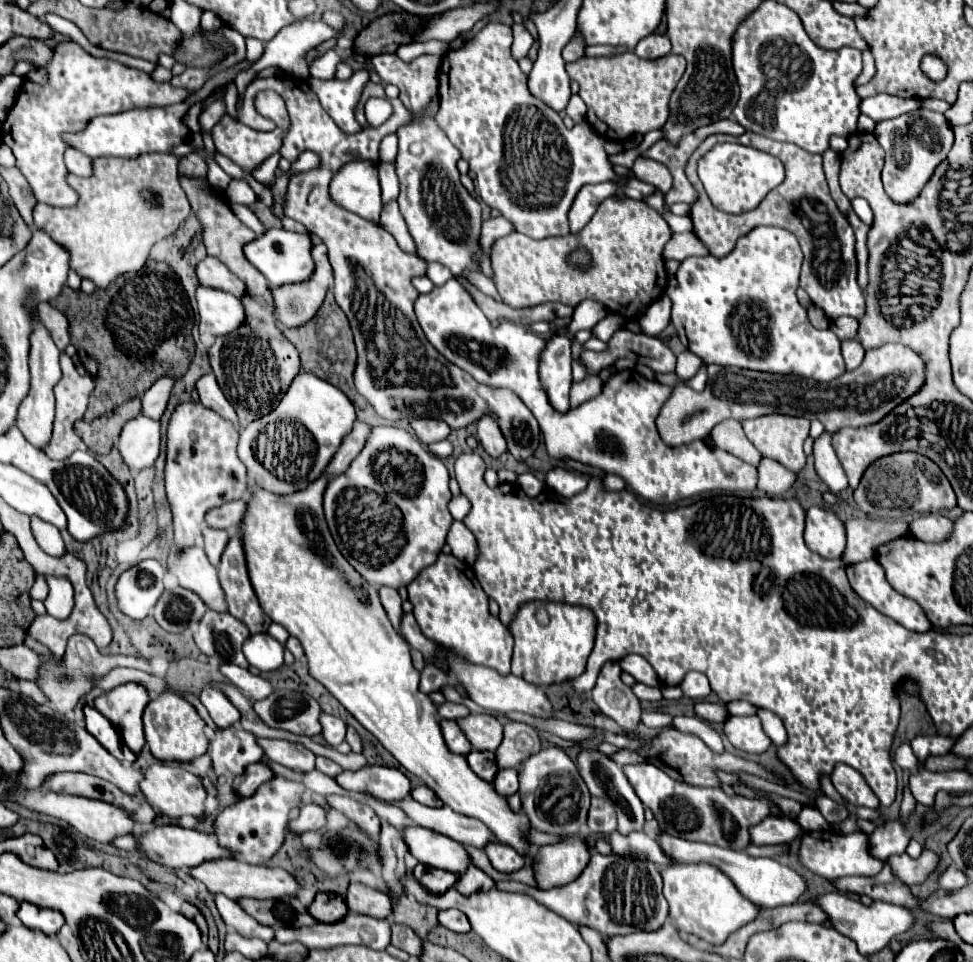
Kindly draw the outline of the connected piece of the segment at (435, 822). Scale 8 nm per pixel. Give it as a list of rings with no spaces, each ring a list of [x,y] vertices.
[[[412,797],[404,801],[392,801],[392,805],[400,807],[416,825],[438,831],[462,845],[474,843],[474,847],[484,847],[488,841],[494,841],[494,837],[490,835],[490,831],[486,831],[486,827],[482,827],[482,823],[450,811],[450,807],[446,805],[432,809],[416,803]]]

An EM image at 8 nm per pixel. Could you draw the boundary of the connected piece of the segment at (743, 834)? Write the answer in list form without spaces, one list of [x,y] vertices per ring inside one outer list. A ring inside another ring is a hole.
[[[654,763],[624,765],[622,769],[642,803],[652,809],[654,817],[660,823],[660,829],[688,841],[702,841],[742,851],[750,845],[750,827],[766,819],[770,815],[770,809],[776,807],[776,803],[766,795],[760,795],[758,799],[748,799],[742,795],[726,795],[720,787],[694,787],[674,781]]]

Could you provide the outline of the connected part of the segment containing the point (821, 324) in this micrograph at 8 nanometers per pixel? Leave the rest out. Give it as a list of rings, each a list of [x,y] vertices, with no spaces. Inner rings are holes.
[[[812,305],[807,309],[807,315],[810,323],[817,329],[826,329],[829,326],[829,320],[825,316],[824,312]]]

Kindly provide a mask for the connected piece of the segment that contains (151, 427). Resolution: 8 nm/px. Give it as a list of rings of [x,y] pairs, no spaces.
[[[138,415],[128,421],[118,439],[118,449],[134,473],[154,465],[160,455],[160,419]]]

